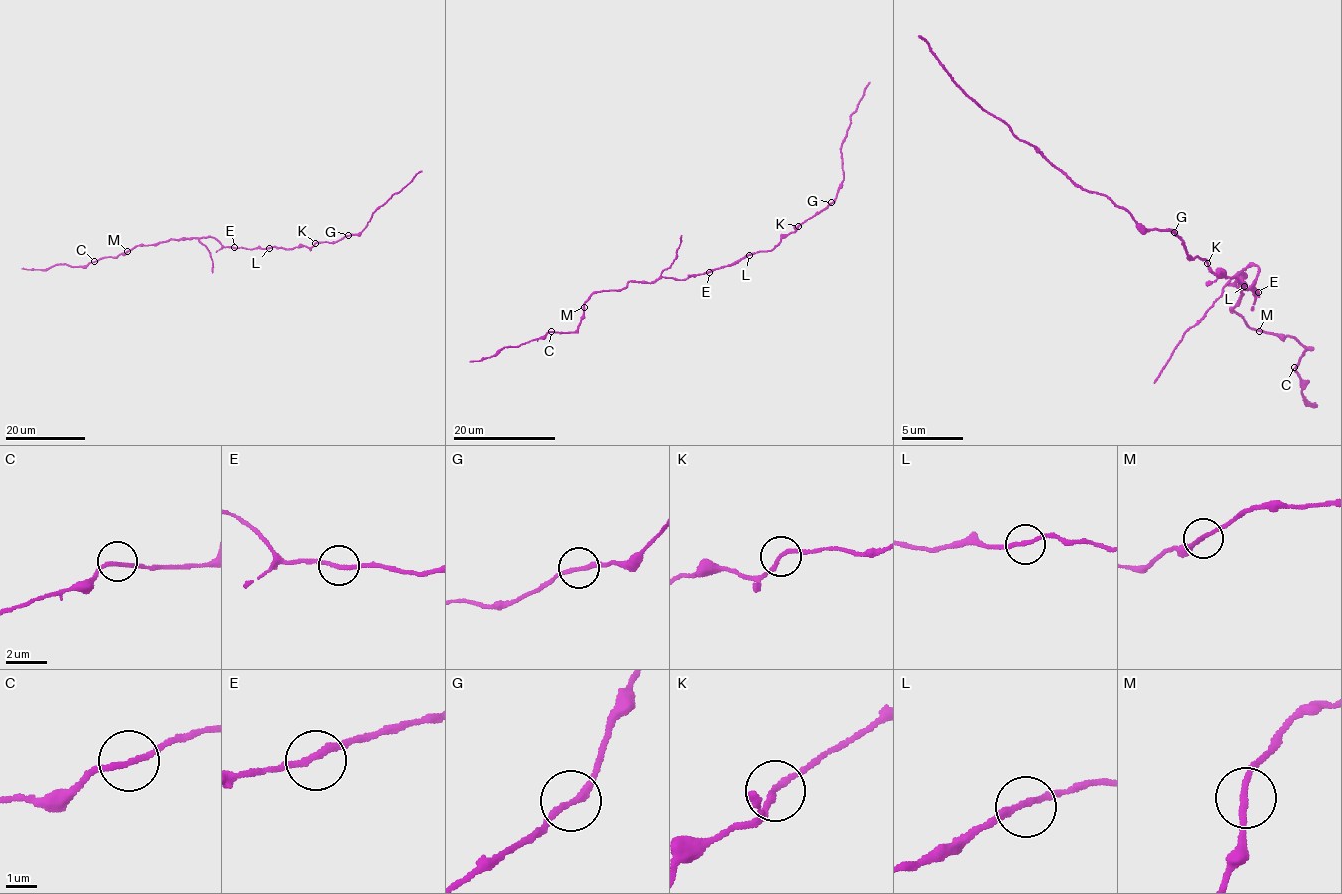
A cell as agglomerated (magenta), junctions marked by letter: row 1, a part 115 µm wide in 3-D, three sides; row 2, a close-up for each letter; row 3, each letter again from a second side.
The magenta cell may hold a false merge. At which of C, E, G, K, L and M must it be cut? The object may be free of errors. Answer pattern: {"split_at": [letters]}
{"split_at": ["G"]}

